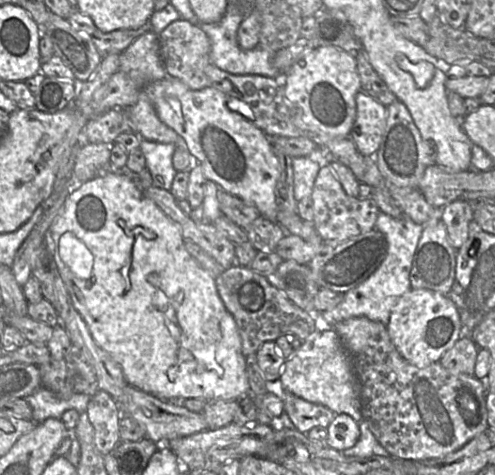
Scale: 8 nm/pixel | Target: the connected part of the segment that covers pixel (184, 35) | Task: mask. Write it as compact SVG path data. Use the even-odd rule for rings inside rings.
M181 18L170 23L158 37L160 54L167 75L179 79L192 90L201 90L211 86L211 82L205 74L205 67L211 62L211 42L198 25Z

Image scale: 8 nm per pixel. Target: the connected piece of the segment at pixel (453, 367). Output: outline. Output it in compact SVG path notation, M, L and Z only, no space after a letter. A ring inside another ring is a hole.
M461 337L450 349L444 352L439 363L452 373L472 376L479 349L472 338Z

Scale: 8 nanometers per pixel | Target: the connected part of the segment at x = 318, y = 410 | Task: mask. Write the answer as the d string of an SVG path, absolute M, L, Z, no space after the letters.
M280 385L278 391L282 394L285 412L295 429L301 433L306 434L314 427L327 428L336 415L322 405L311 403L284 391Z

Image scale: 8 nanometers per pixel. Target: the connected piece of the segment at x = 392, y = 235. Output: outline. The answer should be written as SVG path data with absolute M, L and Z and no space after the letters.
M380 211L375 228L385 236L387 242L385 258L365 281L344 293L341 302L336 307L315 314L320 325L333 328L337 323L349 318L366 317L386 326L396 303L403 294L411 289L410 271L423 227L424 225L415 223L405 215L400 218L393 218Z

